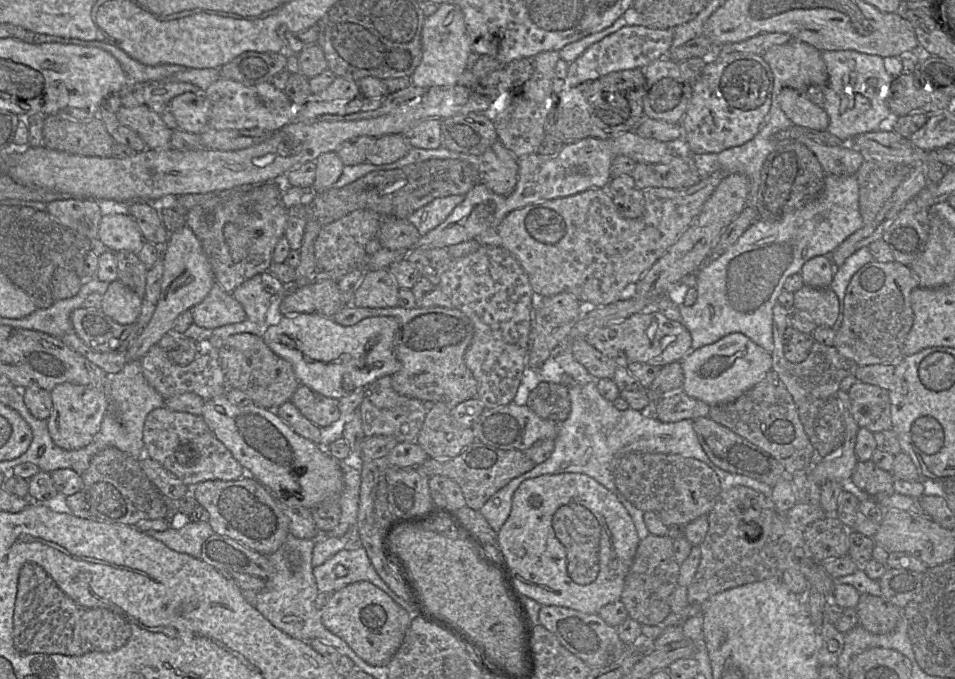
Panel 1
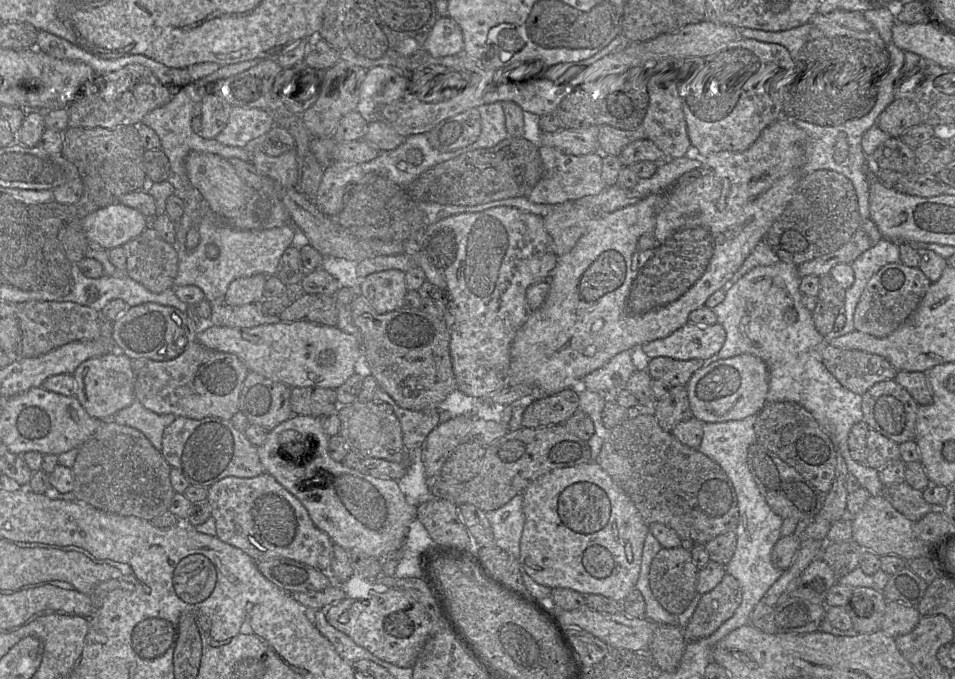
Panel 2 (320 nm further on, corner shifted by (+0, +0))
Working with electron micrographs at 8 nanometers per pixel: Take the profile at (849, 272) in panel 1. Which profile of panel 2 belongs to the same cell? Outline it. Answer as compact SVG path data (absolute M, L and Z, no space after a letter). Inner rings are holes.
M884 237L851 263L855 279L853 285L846 289L842 311L846 316L842 328L844 333L855 330L854 312L868 281L879 269L890 263L901 263L899 244Z

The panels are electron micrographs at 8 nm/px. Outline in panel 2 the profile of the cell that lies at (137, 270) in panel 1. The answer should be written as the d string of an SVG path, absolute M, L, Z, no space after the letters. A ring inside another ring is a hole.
M149 227L122 247L126 254L124 273L153 293L174 287L178 273L178 253Z

